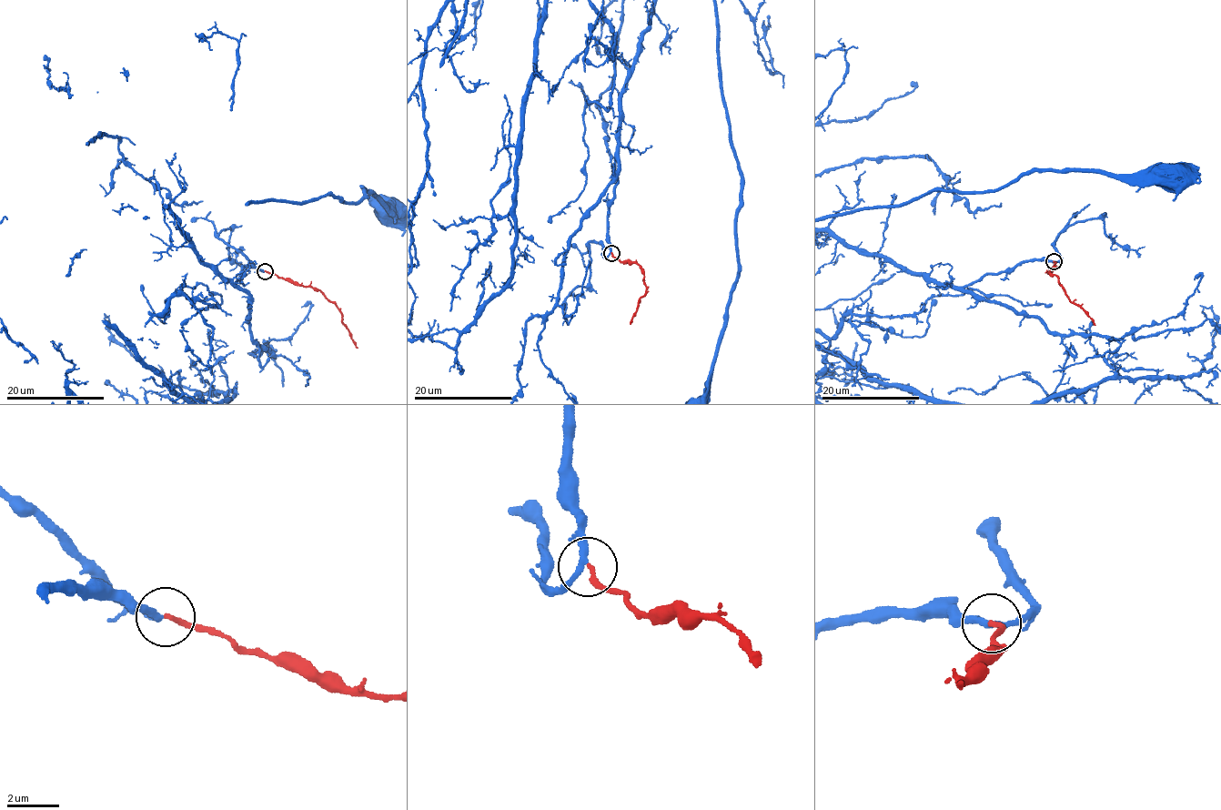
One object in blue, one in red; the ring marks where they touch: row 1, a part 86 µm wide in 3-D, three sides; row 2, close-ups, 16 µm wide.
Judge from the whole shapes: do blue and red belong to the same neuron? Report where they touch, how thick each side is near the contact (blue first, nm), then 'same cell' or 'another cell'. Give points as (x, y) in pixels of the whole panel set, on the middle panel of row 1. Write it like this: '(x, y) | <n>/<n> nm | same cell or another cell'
(611, 253) | 220/190 nm | same cell

